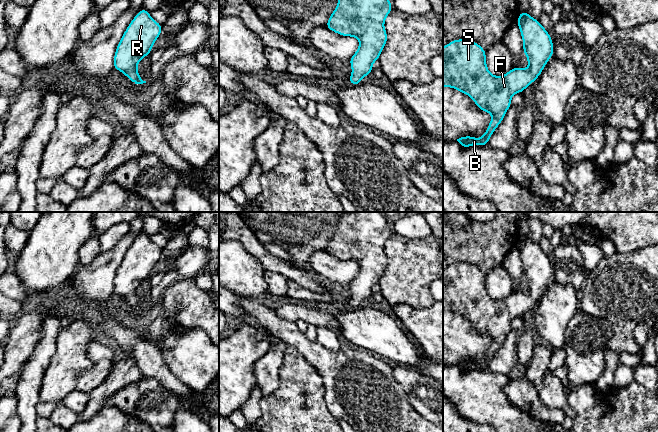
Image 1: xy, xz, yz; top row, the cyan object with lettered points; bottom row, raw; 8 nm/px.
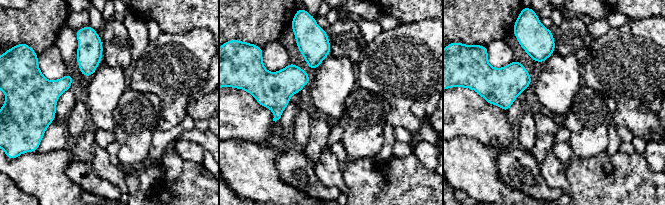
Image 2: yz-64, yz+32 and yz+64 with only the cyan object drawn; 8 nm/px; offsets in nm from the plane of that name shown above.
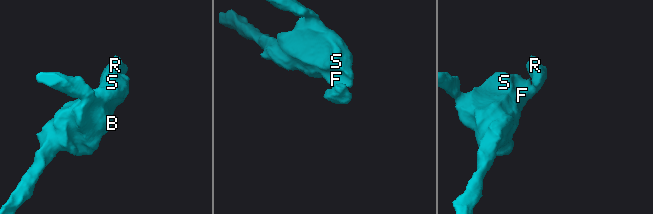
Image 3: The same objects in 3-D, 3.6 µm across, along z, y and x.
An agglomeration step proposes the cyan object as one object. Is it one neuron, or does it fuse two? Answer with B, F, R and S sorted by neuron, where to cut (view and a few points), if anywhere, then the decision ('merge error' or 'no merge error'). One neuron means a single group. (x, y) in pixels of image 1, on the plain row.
B F R S; no cut; no merge error

